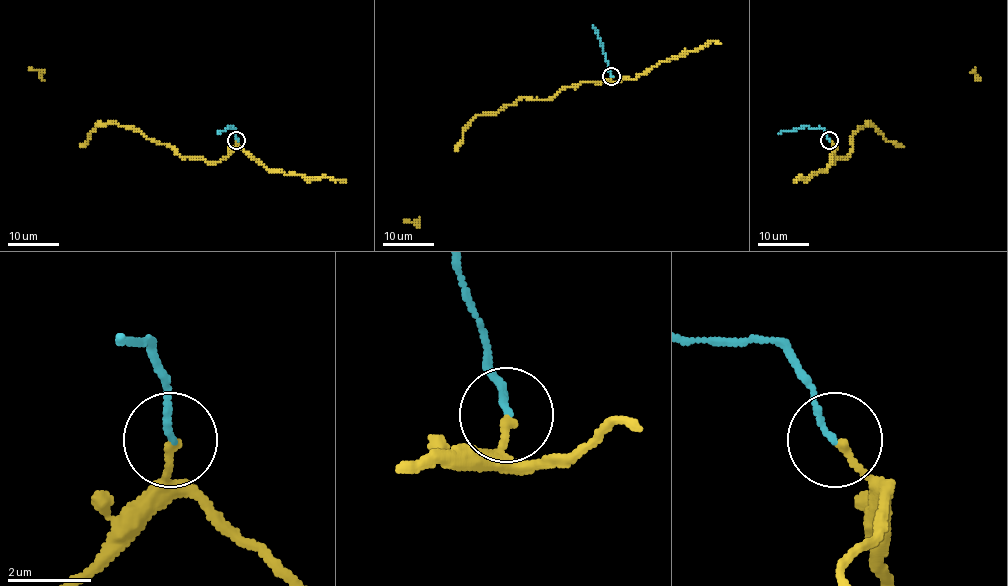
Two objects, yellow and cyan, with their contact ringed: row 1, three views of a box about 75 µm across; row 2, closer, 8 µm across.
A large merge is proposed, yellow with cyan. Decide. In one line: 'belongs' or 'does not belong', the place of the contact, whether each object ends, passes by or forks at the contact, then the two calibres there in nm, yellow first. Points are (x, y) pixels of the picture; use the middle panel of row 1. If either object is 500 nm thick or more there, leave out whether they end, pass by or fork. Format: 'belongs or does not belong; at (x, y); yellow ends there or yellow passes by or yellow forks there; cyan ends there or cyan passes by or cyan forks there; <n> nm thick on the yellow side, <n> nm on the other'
belongs; at (611, 76); yellow ends there; cyan ends there; 190 nm thick on the yellow side, 150 nm on the other

